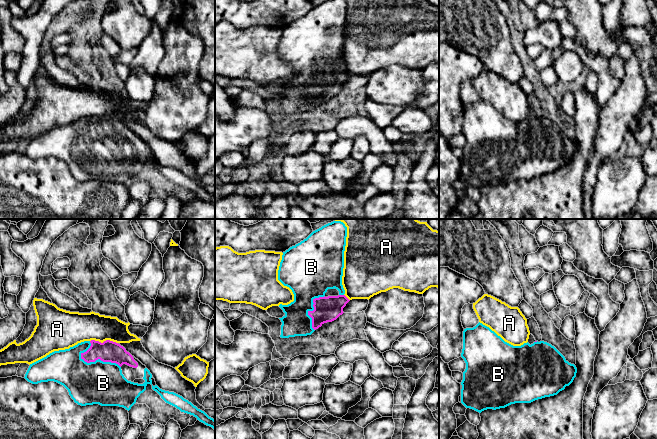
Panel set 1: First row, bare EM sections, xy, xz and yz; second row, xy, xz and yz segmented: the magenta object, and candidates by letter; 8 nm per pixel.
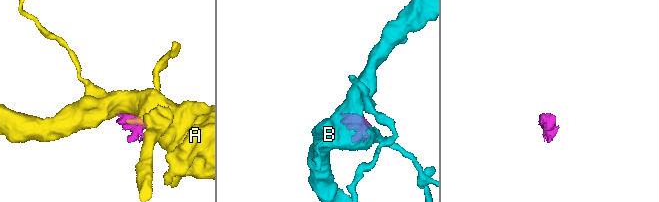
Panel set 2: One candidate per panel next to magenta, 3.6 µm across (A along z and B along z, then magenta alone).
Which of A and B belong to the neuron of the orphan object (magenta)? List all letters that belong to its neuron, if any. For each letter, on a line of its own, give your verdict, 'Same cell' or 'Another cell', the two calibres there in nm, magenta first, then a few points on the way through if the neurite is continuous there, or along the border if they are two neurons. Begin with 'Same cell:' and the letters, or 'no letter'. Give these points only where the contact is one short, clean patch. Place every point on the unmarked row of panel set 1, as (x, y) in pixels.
Same cell: B
A: Another cell. Thickness 170 nm (magenta) against 240 nm. Boundary: xy (90, 116), (101, 118), (112, 116), (117, 119)
B: Same cell. Thickness 170 nm (magenta) against 340 nm

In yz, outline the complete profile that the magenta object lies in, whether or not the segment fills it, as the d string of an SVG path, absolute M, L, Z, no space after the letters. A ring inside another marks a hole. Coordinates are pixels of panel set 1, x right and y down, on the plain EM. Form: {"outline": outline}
{"outline": "M480 98L473 104L464 105L461 133L466 139L461 158L461 179L466 184L479 189L487 185L496 186L515 179L531 179L538 175L557 171L573 158L577 149L576 142L569 139L551 120L535 117L531 121L527 118L521 122L513 122Z"}

